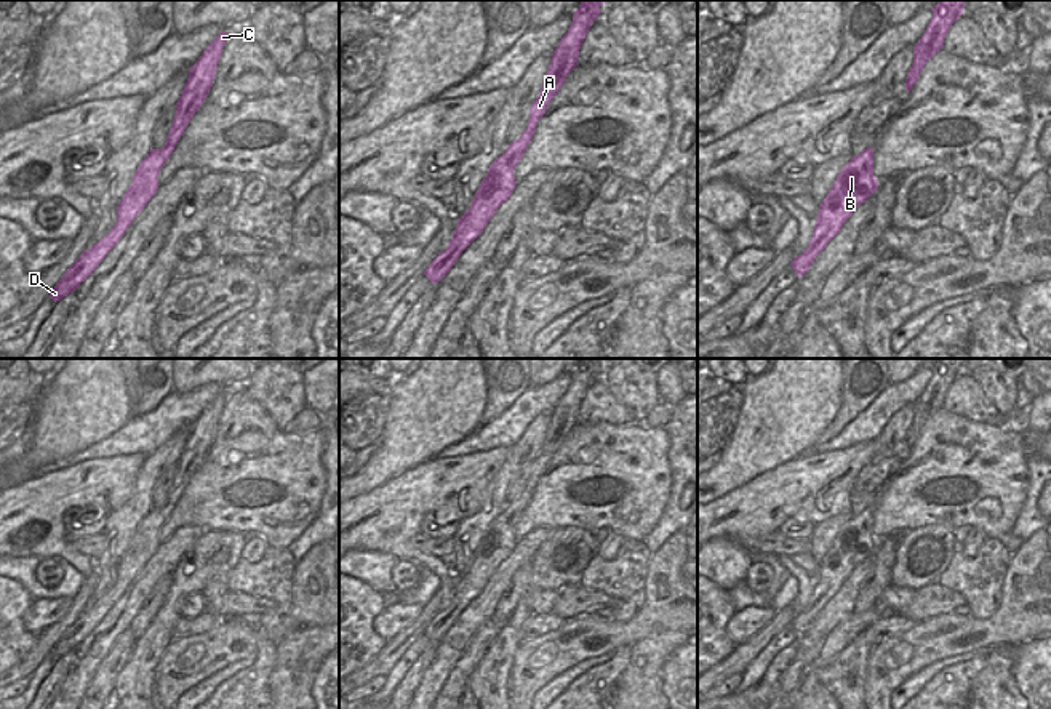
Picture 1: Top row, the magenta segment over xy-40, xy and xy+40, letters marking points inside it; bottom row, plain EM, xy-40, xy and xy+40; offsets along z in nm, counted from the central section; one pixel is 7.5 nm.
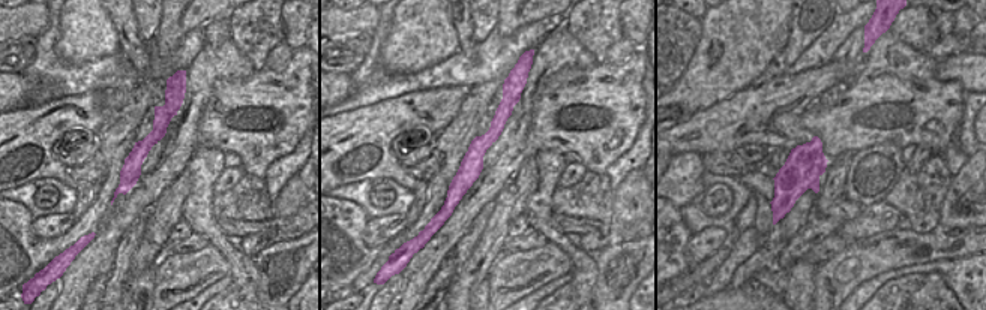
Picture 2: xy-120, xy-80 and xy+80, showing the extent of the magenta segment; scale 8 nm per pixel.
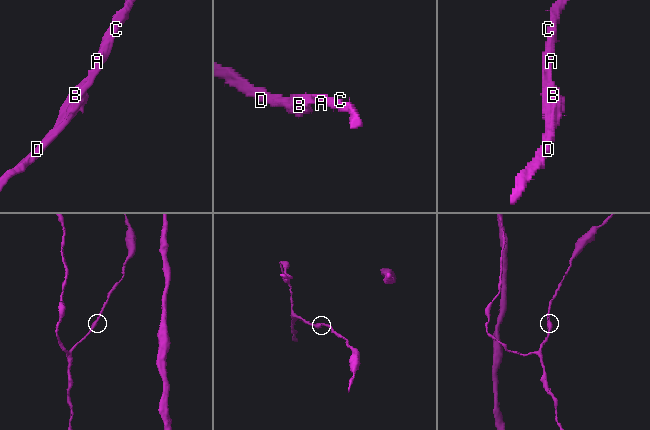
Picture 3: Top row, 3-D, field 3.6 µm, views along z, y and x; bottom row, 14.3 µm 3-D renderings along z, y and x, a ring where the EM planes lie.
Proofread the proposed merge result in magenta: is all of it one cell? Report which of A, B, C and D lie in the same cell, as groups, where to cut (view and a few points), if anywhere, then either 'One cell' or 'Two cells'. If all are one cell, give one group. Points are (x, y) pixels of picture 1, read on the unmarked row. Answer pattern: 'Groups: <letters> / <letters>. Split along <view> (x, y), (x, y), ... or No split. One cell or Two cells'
Groups: A B C D. No split. One cell.

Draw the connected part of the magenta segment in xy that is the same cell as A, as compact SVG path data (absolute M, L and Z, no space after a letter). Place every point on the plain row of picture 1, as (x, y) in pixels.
M581 359L579 367L573 371L573 381L568 391L550 413L552 419L545 432L545 440L537 458L531 463L526 488L490 523L470 567L458 578L446 608L440 610L424 629L424 634L432 642L437 643L451 629L462 610L483 591L496 568L512 554L517 544L514 527L528 507L536 483L545 472L547 464L565 442L568 432L577 424L581 403L590 384L598 376L603 362L605 359Z

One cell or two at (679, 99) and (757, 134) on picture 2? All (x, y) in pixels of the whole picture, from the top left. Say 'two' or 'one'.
two

